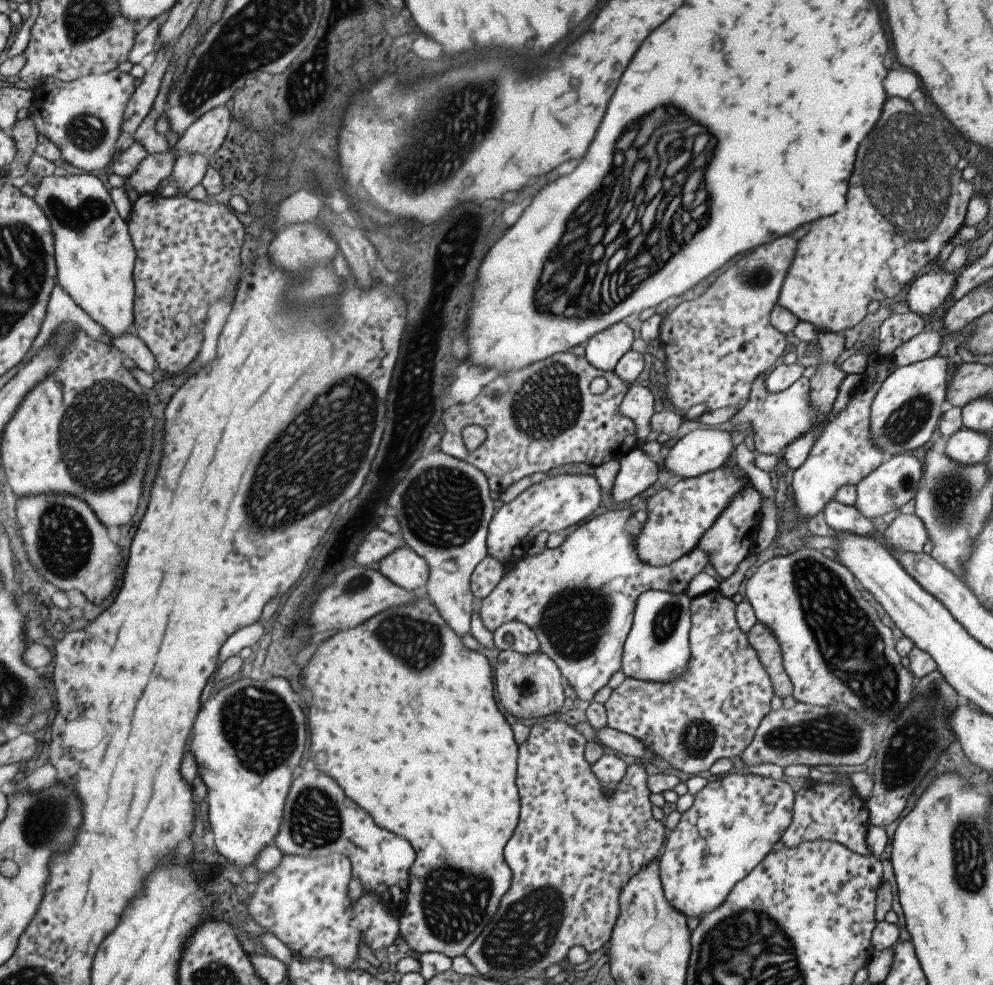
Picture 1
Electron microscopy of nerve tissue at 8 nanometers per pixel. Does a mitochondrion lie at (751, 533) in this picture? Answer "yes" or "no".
no

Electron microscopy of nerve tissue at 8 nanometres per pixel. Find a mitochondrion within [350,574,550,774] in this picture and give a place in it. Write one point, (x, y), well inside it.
(416, 643)

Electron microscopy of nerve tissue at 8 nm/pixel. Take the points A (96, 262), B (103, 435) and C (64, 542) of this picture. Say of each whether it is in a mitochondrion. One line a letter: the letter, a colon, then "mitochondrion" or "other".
A: other
B: mitochondrion
C: mitochondrion

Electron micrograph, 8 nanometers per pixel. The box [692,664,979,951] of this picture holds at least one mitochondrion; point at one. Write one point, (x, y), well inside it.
(911, 746)

